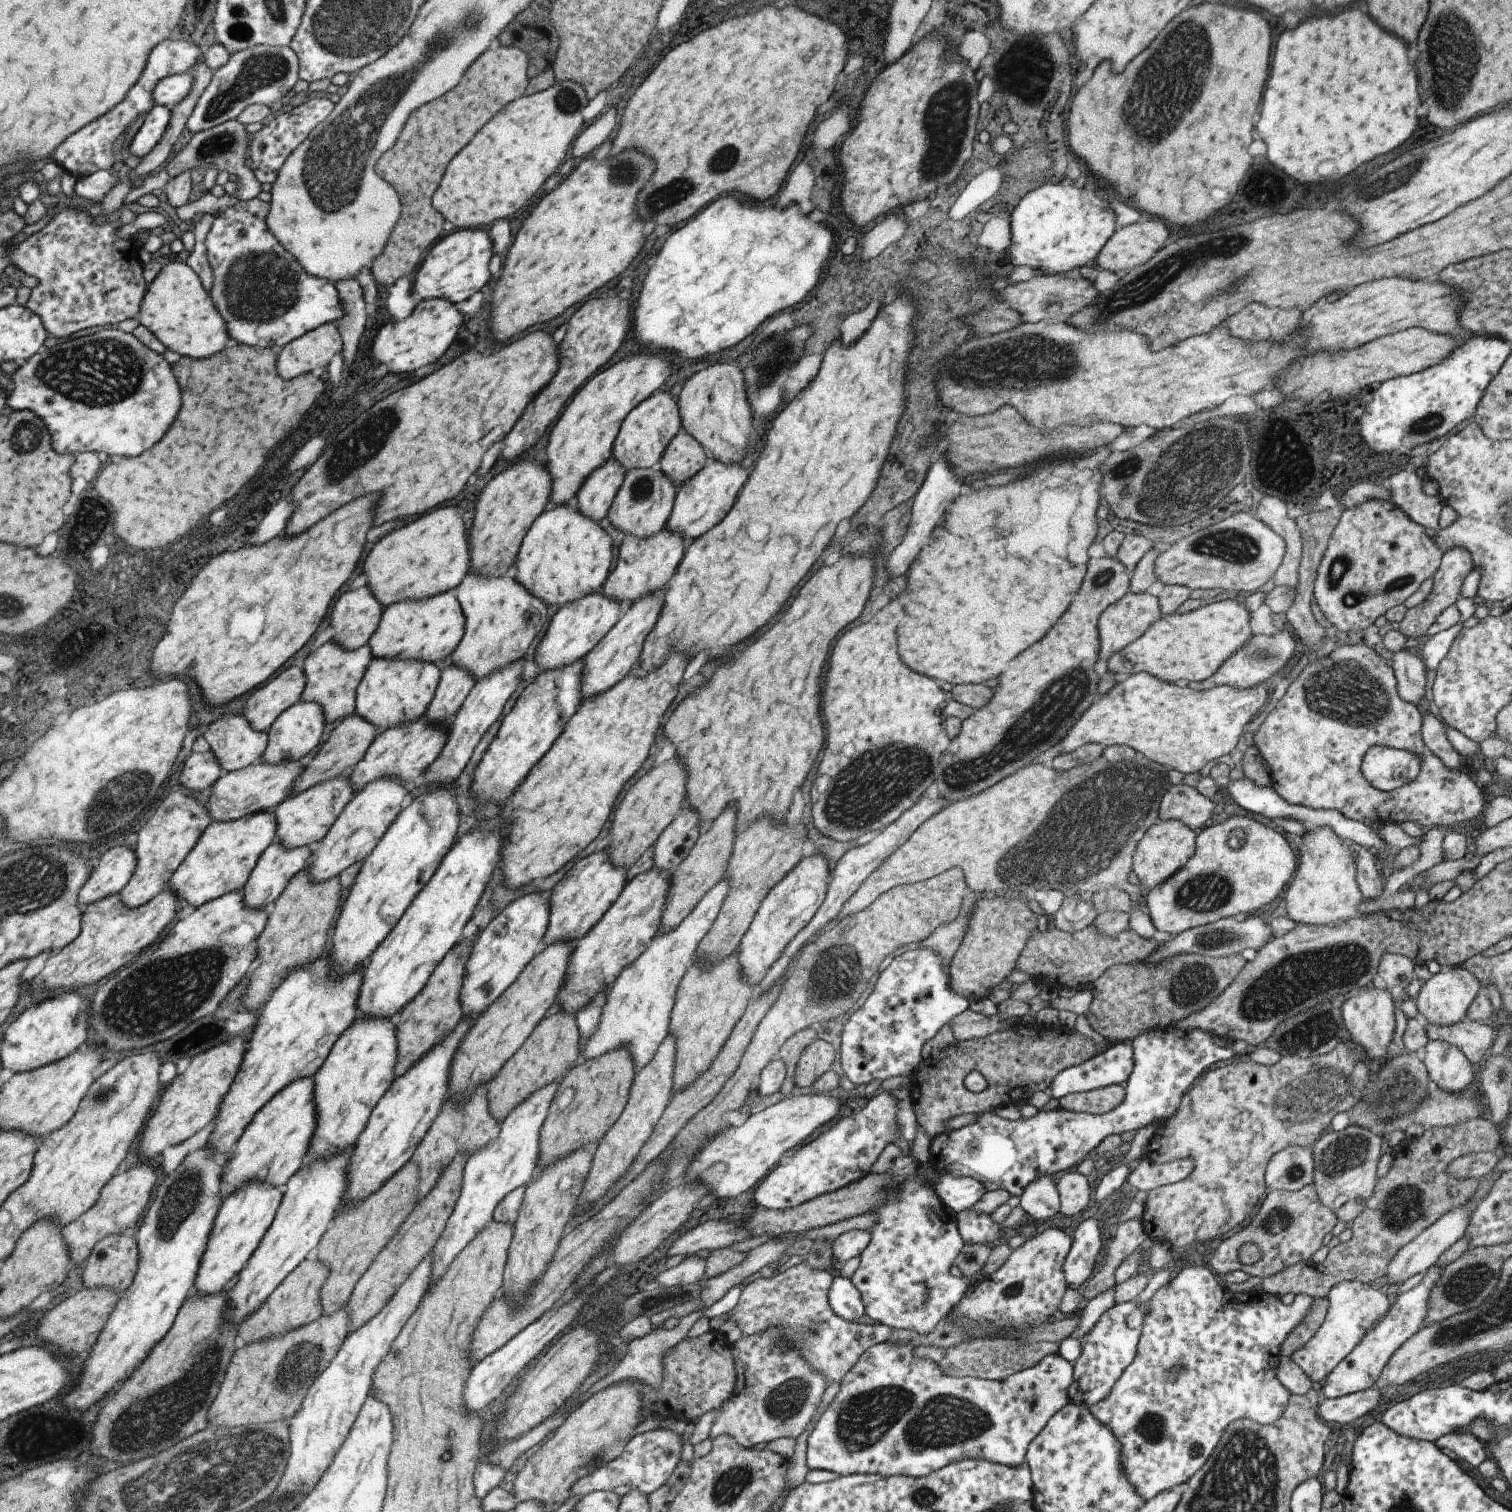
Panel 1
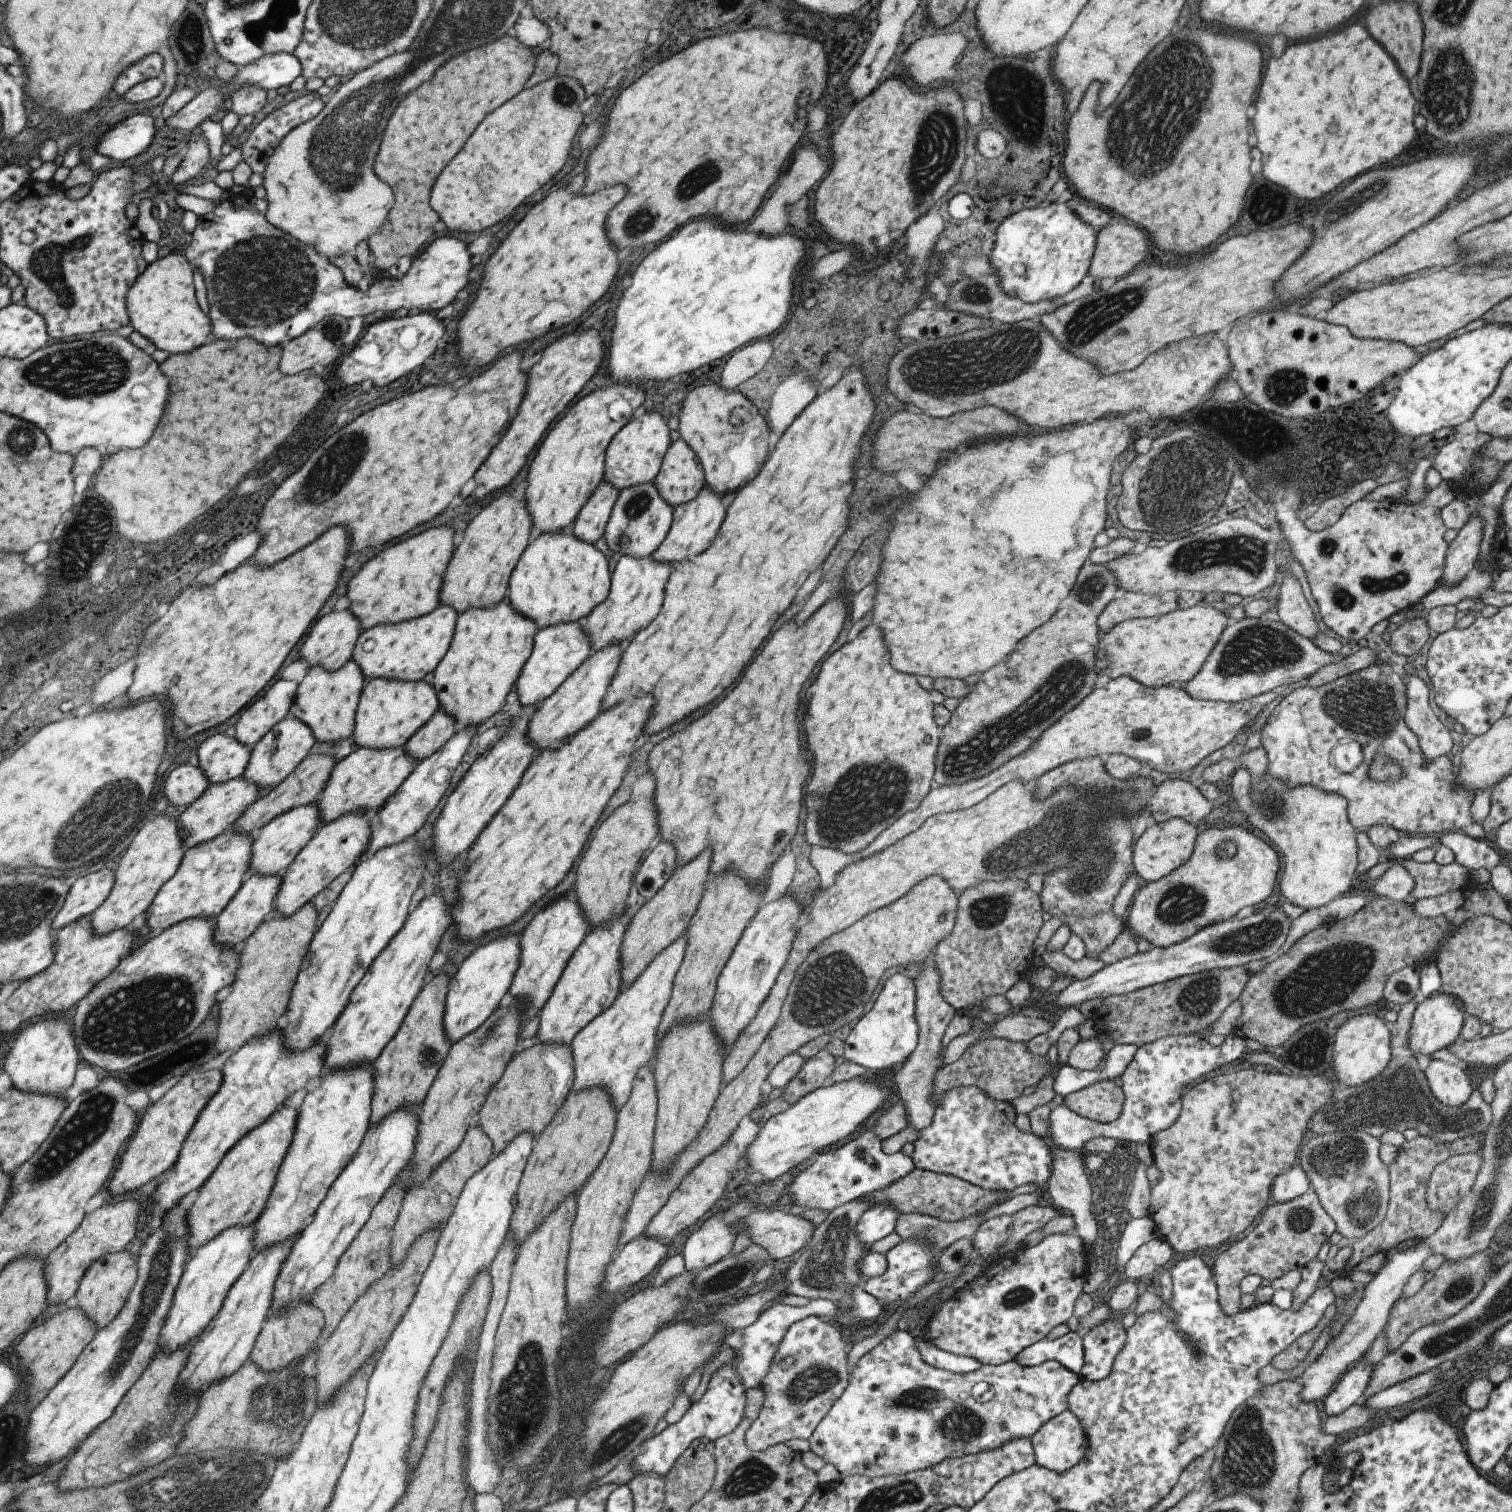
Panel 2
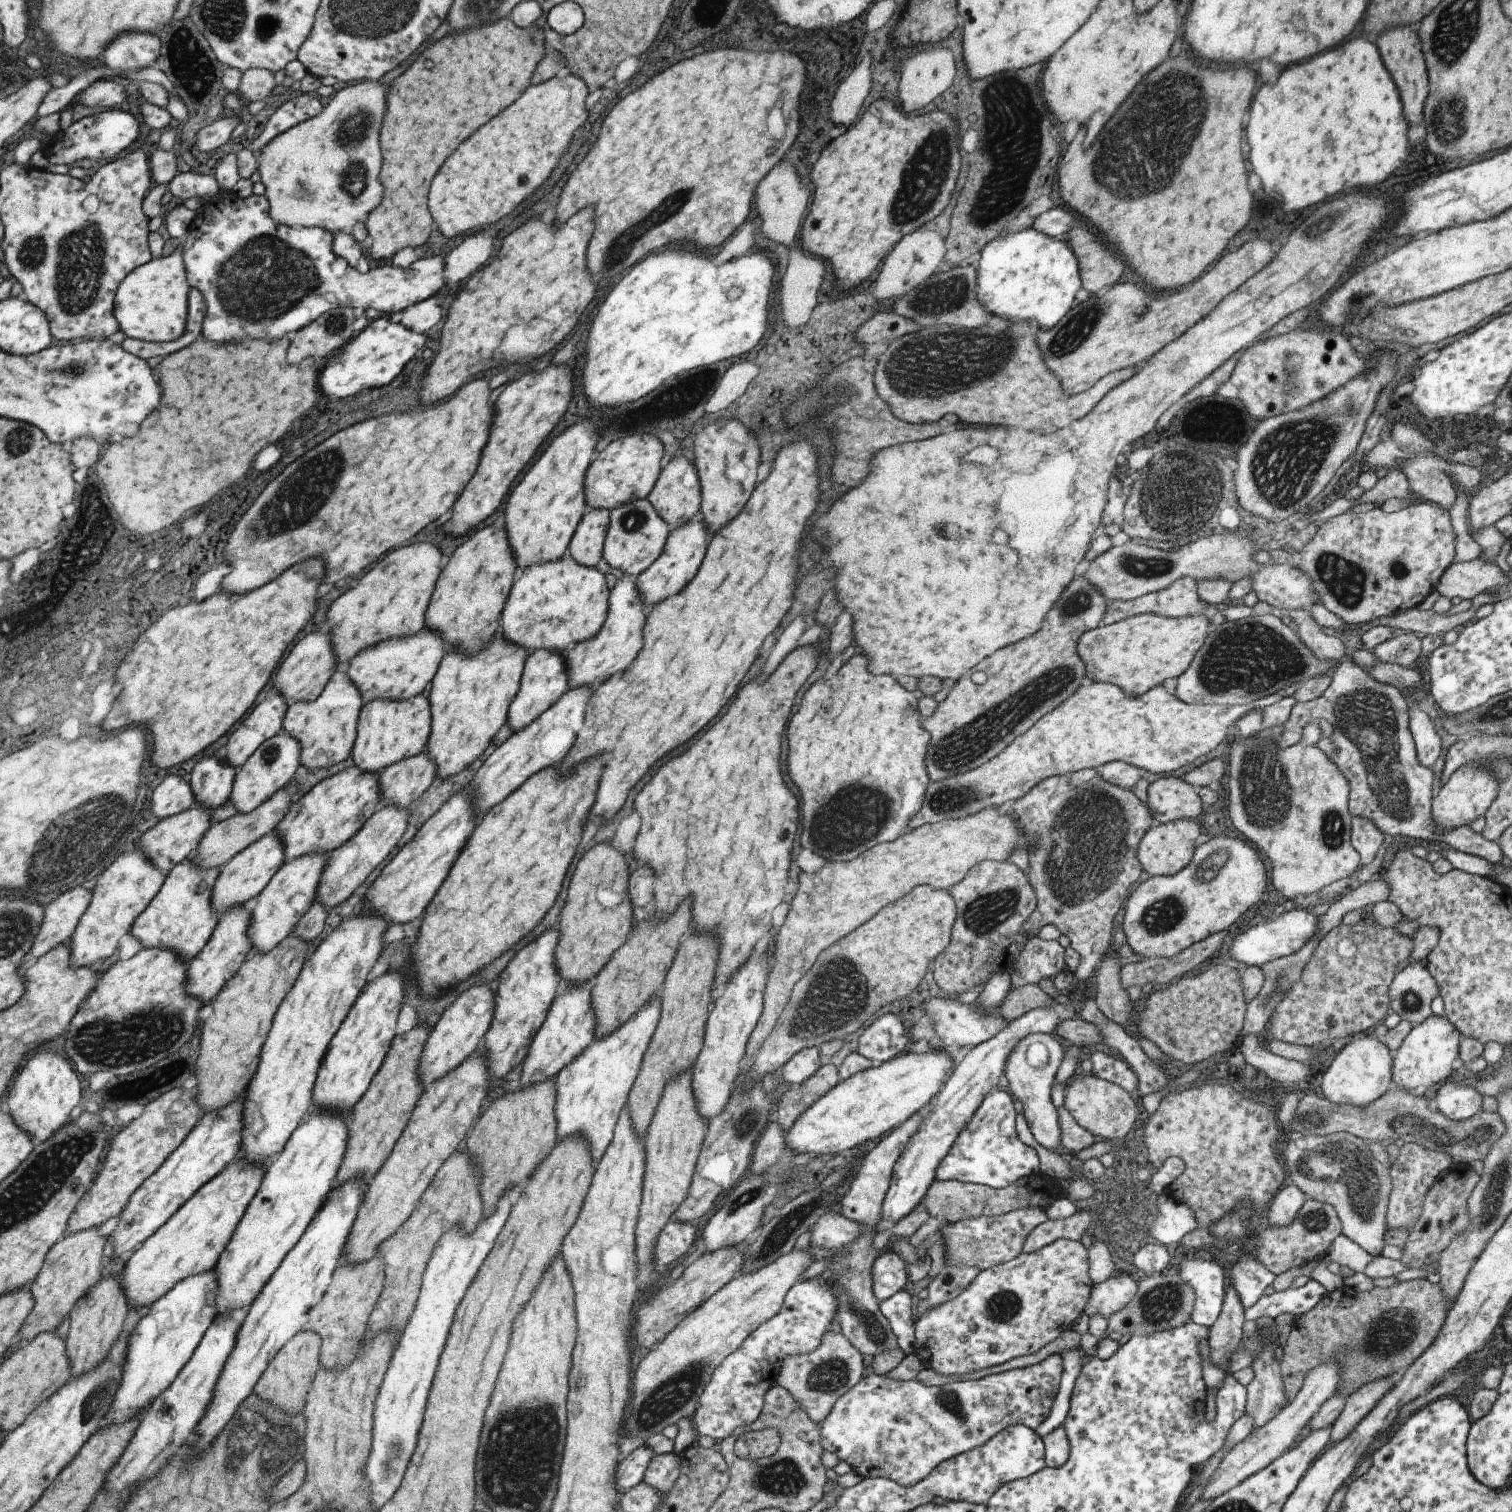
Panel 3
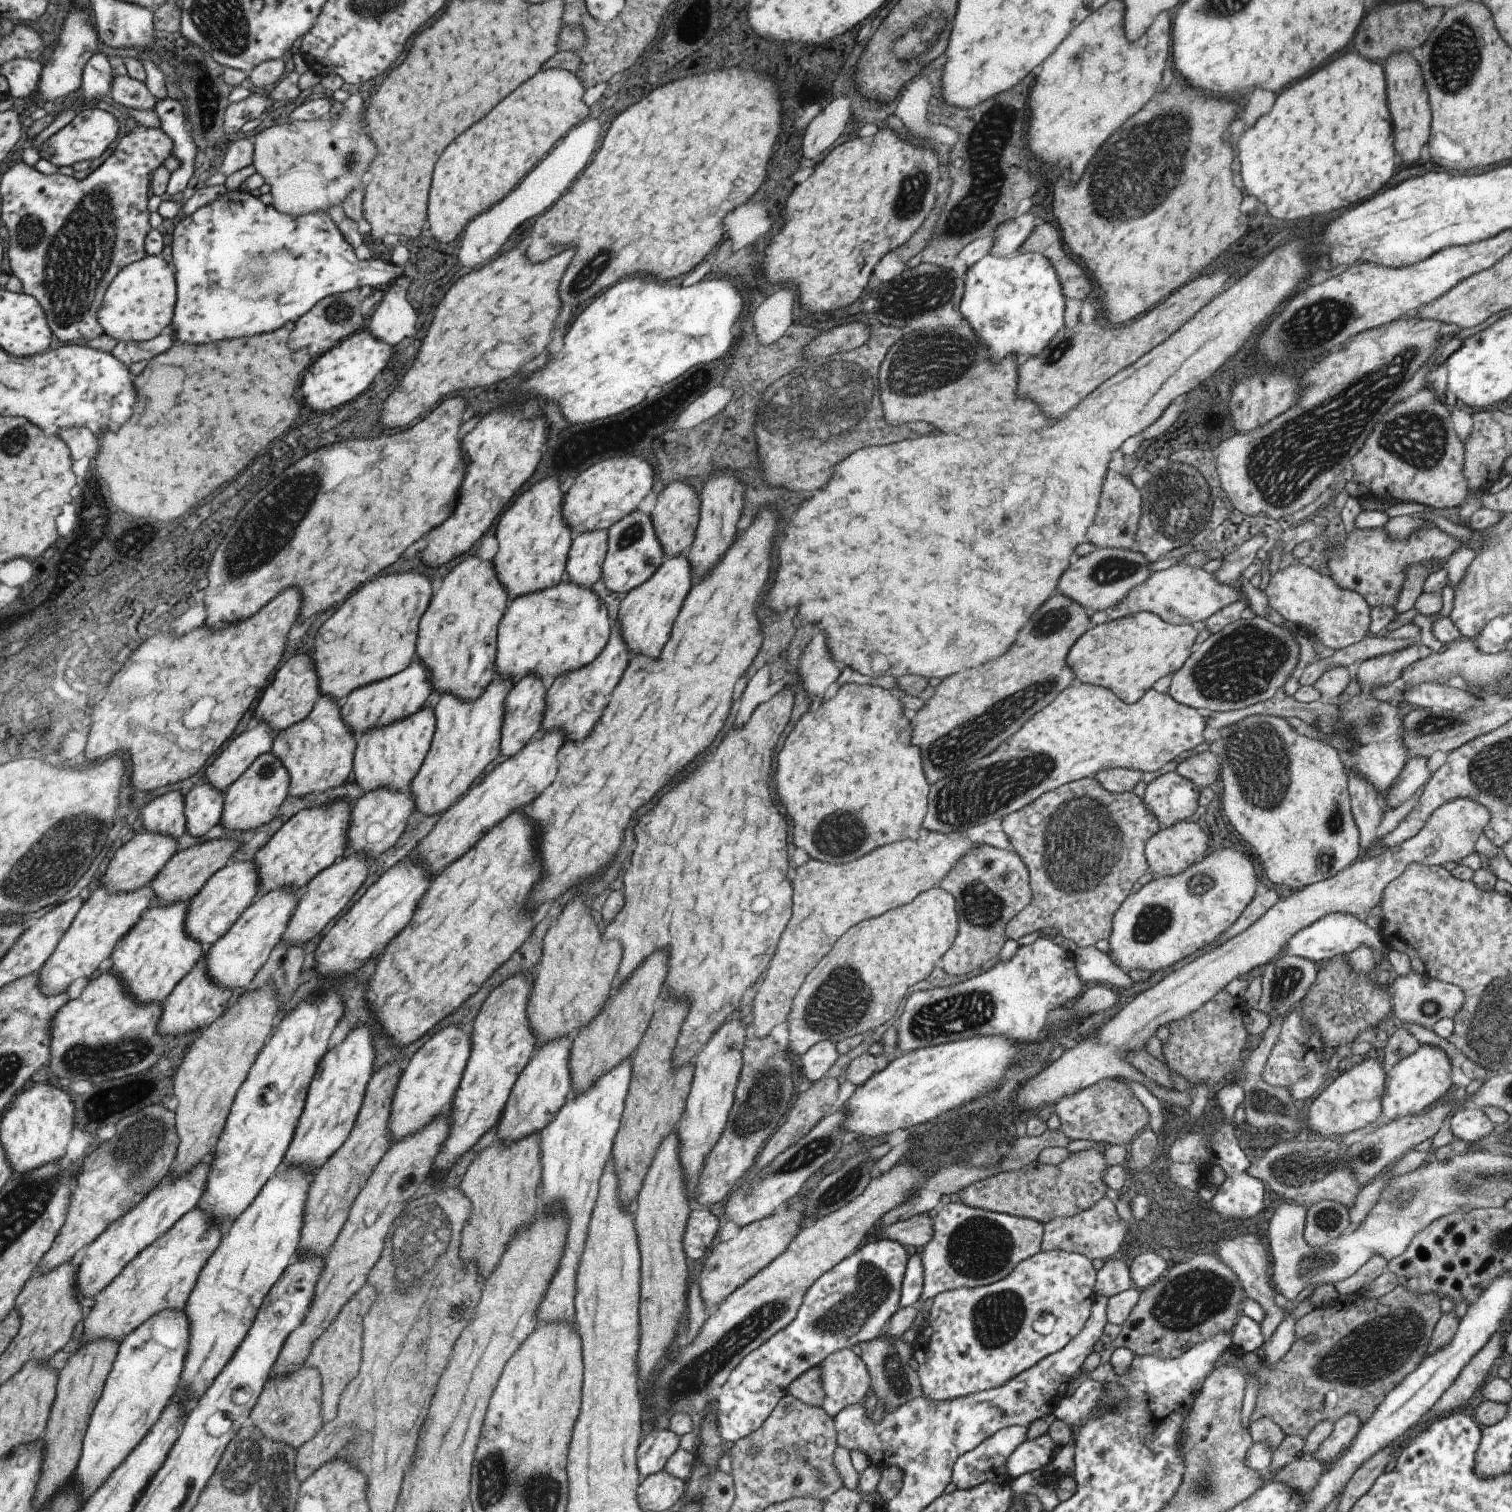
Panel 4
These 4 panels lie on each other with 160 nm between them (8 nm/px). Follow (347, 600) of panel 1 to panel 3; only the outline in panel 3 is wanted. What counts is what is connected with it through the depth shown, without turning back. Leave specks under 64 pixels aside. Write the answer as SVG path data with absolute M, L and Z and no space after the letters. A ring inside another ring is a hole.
M309 634L305 640L301 640L285 658L285 666L277 672L279 682L275 682L273 688L277 688L291 705L293 702L312 702L320 697L324 687L332 679L332 675L338 670L336 648L333 647L331 638L327 634Z

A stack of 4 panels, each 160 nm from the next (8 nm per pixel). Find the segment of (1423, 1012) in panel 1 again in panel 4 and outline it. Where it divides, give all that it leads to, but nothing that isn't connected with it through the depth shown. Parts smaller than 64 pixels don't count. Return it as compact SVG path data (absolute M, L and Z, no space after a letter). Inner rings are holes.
M1418 1044L1413 1054L1407 1054L1395 1066L1386 1069L1380 1114L1393 1121L1407 1114L1419 1114L1421 1110L1429 1109L1429 1106L1433 1106L1449 1090L1453 1069L1454 1066L1443 1050Z

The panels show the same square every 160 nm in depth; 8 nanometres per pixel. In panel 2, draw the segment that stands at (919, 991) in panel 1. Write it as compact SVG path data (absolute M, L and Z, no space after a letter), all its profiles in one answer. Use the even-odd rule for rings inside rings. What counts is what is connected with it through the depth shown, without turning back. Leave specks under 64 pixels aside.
M895 973L883 984L881 991L877 994L871 1010L868 1010L857 1021L850 1030L844 1044L844 1060L854 1062L866 1070L887 1070L893 1064L901 1064L913 1050L917 1042L918 1026L914 1017L915 1014L915 987L914 981L908 980L903 973ZM872 1127L845 1144L831 1148L834 1150L823 1152L823 1154L817 1152L817 1154L812 1157L813 1162L809 1160L809 1166L807 1166L805 1170L801 1170L798 1175L791 1180L788 1188L786 1188L785 1195L793 1195L793 1200L789 1205L799 1204L799 1206L807 1206L807 1208L821 1208L830 1211L854 1198L867 1195L873 1191L884 1190L886 1186L893 1184L897 1179L903 1178L910 1170L914 1169L910 1157L914 1151L912 1143L906 1142L900 1151L886 1155L881 1151L882 1142L879 1142L879 1140L873 1136L870 1132L871 1129Z

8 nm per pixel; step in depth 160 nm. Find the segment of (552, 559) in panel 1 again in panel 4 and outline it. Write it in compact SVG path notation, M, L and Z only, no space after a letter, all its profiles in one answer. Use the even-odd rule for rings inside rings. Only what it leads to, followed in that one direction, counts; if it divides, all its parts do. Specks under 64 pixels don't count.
M563 578L562 582L554 583L545 590L537 590L531 594L521 594L517 598L511 598L496 629L495 666L497 668L495 670L497 678L515 682L525 674L533 674L549 683L556 677L561 677L561 674L579 670L603 650L609 637L609 630L611 630L610 624L601 598L597 598L597 594L591 588L575 586L568 579Z

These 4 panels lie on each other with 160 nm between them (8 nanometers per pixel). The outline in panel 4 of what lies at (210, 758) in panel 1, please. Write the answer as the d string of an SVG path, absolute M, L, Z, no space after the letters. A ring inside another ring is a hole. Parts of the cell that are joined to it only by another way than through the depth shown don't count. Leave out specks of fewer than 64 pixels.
M172 791L153 799L142 811L145 830L181 838L188 832L185 807L187 800L181 791Z

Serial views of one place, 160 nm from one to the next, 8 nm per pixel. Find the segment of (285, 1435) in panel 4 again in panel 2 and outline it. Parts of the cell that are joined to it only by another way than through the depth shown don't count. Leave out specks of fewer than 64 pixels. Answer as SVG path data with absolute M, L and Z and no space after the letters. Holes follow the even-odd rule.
M311 1302L306 1303L303 1309L297 1311L286 1309L281 1315L269 1316L251 1353L250 1361L256 1363L266 1373L284 1371L296 1361L301 1364L310 1351L319 1346L319 1336L323 1328L322 1312Z

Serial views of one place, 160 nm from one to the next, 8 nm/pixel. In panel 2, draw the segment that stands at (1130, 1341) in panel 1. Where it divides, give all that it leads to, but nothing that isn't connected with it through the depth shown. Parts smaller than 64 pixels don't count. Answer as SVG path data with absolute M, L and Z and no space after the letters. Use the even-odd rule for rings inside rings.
M1120 1316L1081 1332L1083 1356L1082 1364L1077 1372L1079 1379L1098 1381L1109 1374L1113 1359L1122 1349L1126 1339L1126 1330L1121 1326Z

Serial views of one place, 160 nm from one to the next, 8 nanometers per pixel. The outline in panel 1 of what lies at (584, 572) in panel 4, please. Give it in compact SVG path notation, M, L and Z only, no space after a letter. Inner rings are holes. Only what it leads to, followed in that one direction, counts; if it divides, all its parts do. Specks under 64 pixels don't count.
M607 459L595 469L581 484L575 497L581 514L599 524L606 516L613 497L624 479L624 468L615 460Z

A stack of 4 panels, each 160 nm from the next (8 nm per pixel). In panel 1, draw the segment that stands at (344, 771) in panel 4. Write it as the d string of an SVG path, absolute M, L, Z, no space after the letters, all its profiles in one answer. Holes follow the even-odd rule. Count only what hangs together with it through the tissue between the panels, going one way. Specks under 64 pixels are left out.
M328 641L318 647L305 659L304 671L308 678L302 698L306 703L319 703L323 707L325 723L344 720L355 713L355 696L357 685L367 672L369 661L373 659L371 648L367 645L346 651L339 643Z

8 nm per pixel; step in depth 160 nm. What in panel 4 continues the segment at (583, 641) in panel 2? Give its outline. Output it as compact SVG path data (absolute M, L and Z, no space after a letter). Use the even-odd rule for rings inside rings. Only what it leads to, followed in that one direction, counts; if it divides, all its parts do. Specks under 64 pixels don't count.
M525 676L515 680L513 688L505 696L505 710L503 710L503 722L501 722L501 732L499 732L499 752L505 756L513 756L527 742L537 735L543 710L545 710L545 692L547 692L547 682L533 676Z

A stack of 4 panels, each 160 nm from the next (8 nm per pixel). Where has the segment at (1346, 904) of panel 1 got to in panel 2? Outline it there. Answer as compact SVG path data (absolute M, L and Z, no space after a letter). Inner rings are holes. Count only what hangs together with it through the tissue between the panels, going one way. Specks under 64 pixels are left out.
M1267 768L1267 773L1252 780L1252 783L1250 784L1250 787L1249 787L1249 796L1248 797L1250 798L1250 807L1245 812L1247 822L1249 822L1249 824L1251 825L1251 828L1254 828L1254 830L1259 830L1259 832L1263 832L1263 836L1265 836L1265 838L1267 838L1267 840L1269 840L1269 842L1271 842L1271 844L1273 844L1273 846L1275 846L1275 850L1277 850L1277 853L1281 853L1281 858L1283 858L1283 860L1281 860L1281 864L1283 864L1283 866L1281 866L1281 878L1279 878L1279 890L1280 890L1280 894L1286 898L1287 902L1297 905L1297 906L1303 908L1304 910L1313 910L1313 908L1323 906L1323 905L1327 904L1328 902L1331 902L1331 900L1333 900L1334 898L1348 894L1349 892L1352 891L1352 887L1355 882L1356 864L1358 861L1357 855L1356 855L1356 852L1357 852L1356 830L1350 825L1350 822L1348 821L1348 818L1346 815L1346 802L1345 802L1344 798L1340 796L1340 794L1330 793L1329 791L1325 792L1323 789L1318 789L1315 785L1309 785L1309 786L1297 785L1294 787L1288 787L1283 781L1278 781L1278 778L1271 776L1271 774L1268 773L1268 768Z

